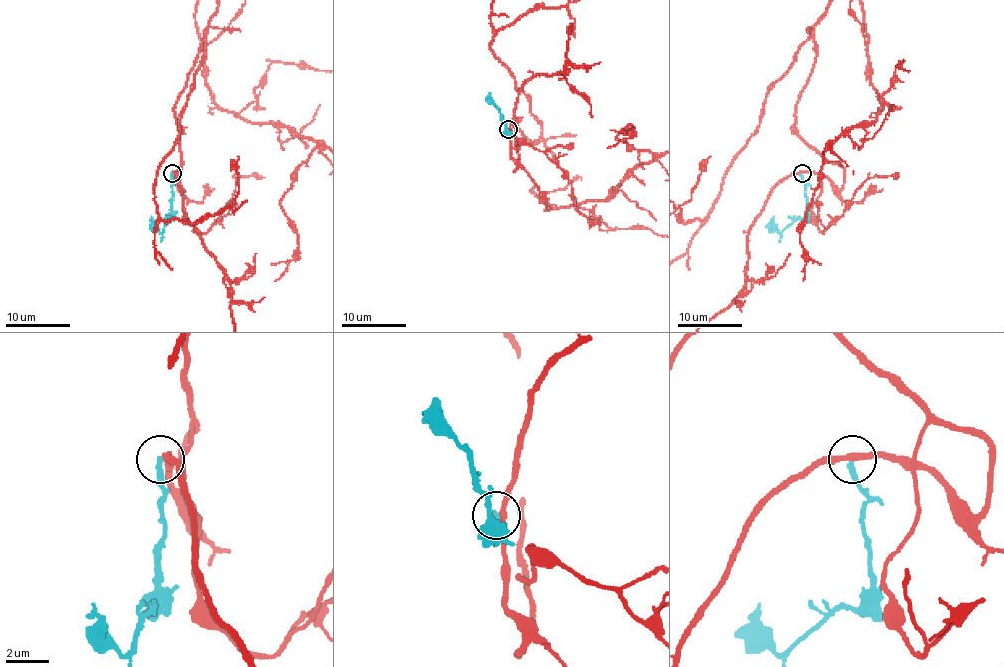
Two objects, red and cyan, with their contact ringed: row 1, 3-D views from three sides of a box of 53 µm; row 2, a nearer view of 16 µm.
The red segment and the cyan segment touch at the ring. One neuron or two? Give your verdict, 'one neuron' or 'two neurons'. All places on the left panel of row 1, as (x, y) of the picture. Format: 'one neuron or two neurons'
two neurons

